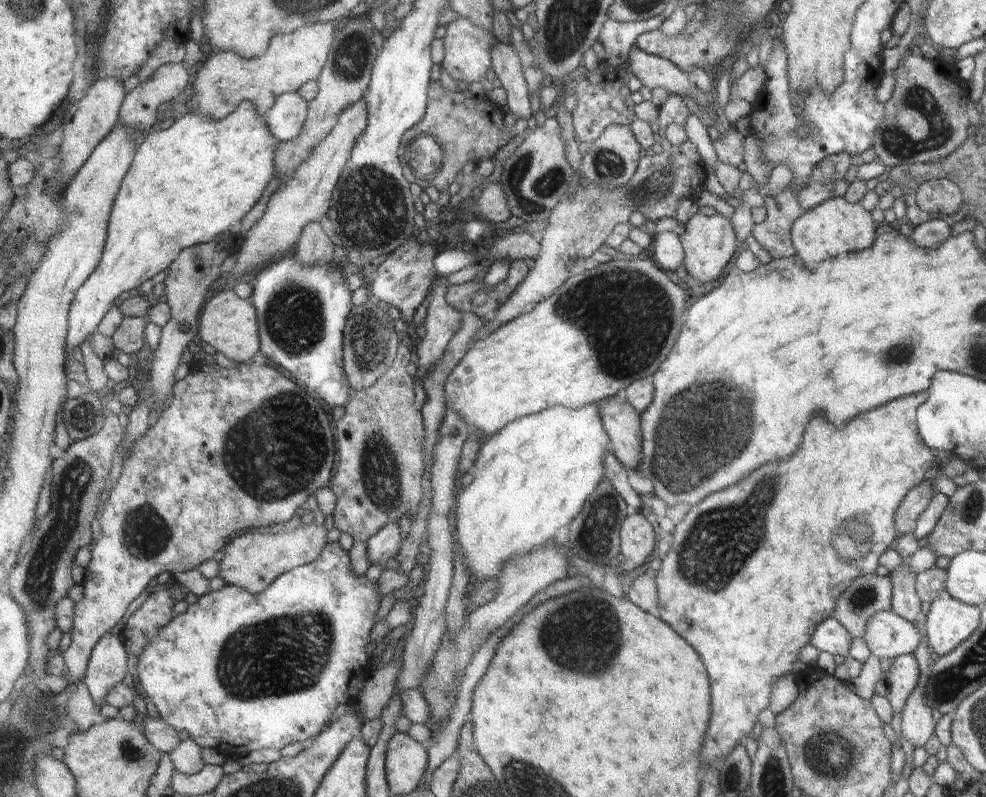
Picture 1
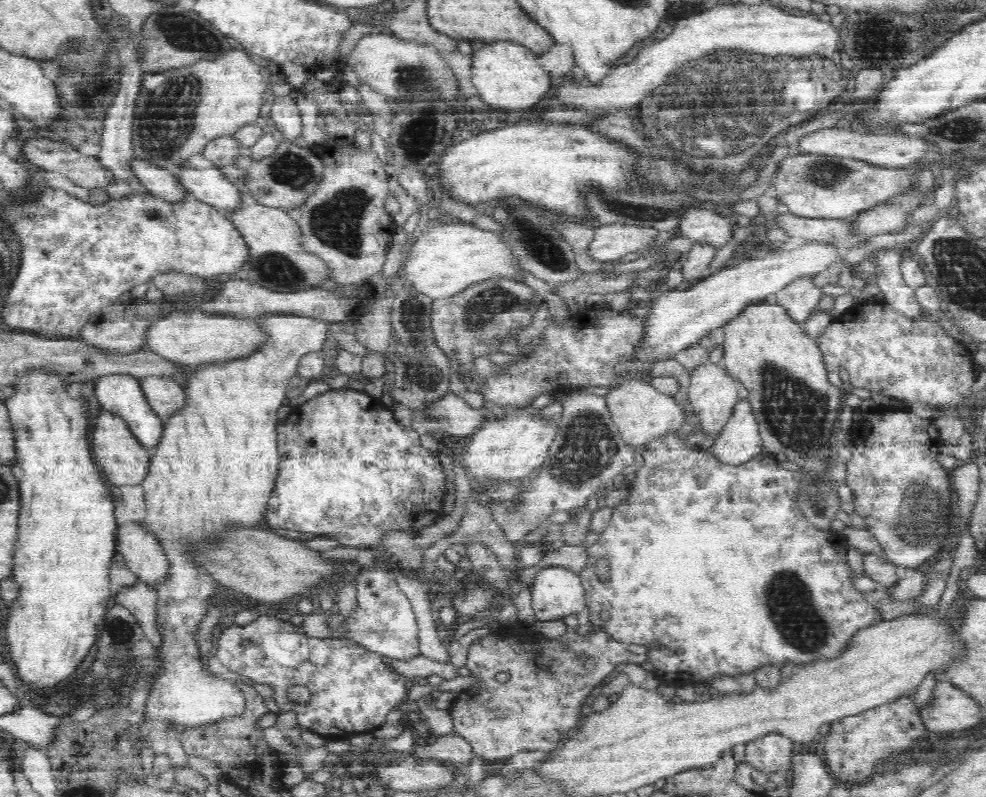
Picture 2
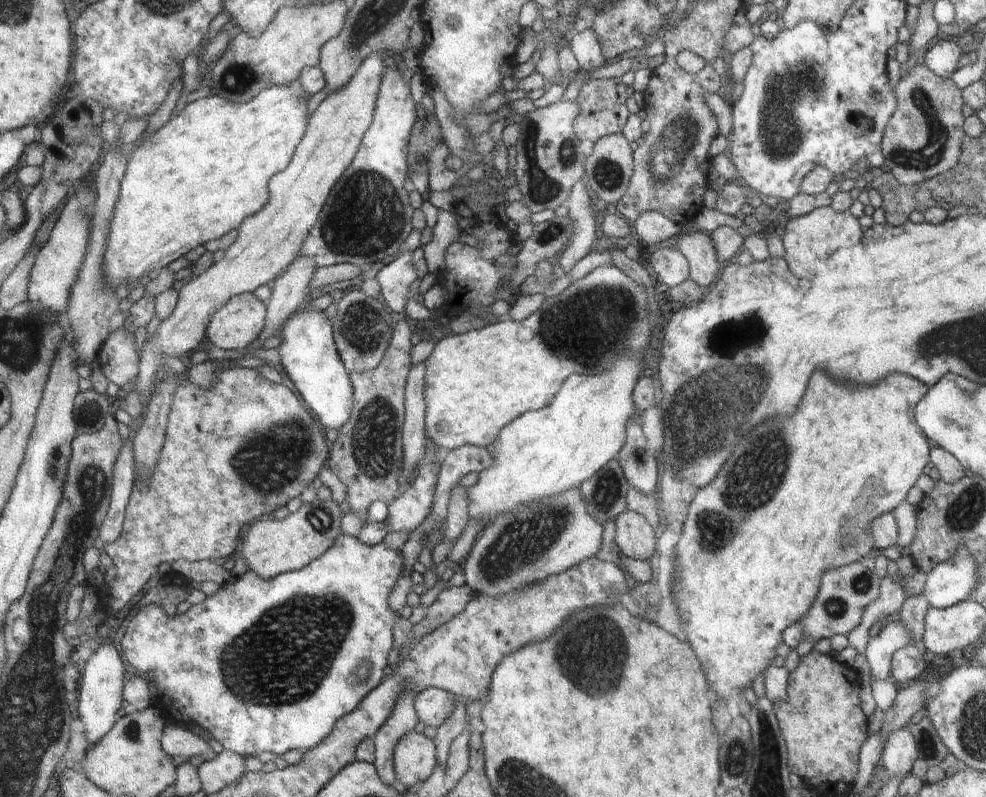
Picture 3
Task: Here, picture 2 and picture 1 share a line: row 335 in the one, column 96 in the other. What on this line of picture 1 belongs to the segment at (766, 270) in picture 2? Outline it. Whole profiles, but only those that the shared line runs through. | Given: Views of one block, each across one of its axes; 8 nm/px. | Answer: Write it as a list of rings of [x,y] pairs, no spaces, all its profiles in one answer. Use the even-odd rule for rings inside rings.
[[[121,634],[107,635],[94,650],[85,683],[98,707],[108,704],[109,694],[126,680],[129,673],[128,660],[130,656]]]

